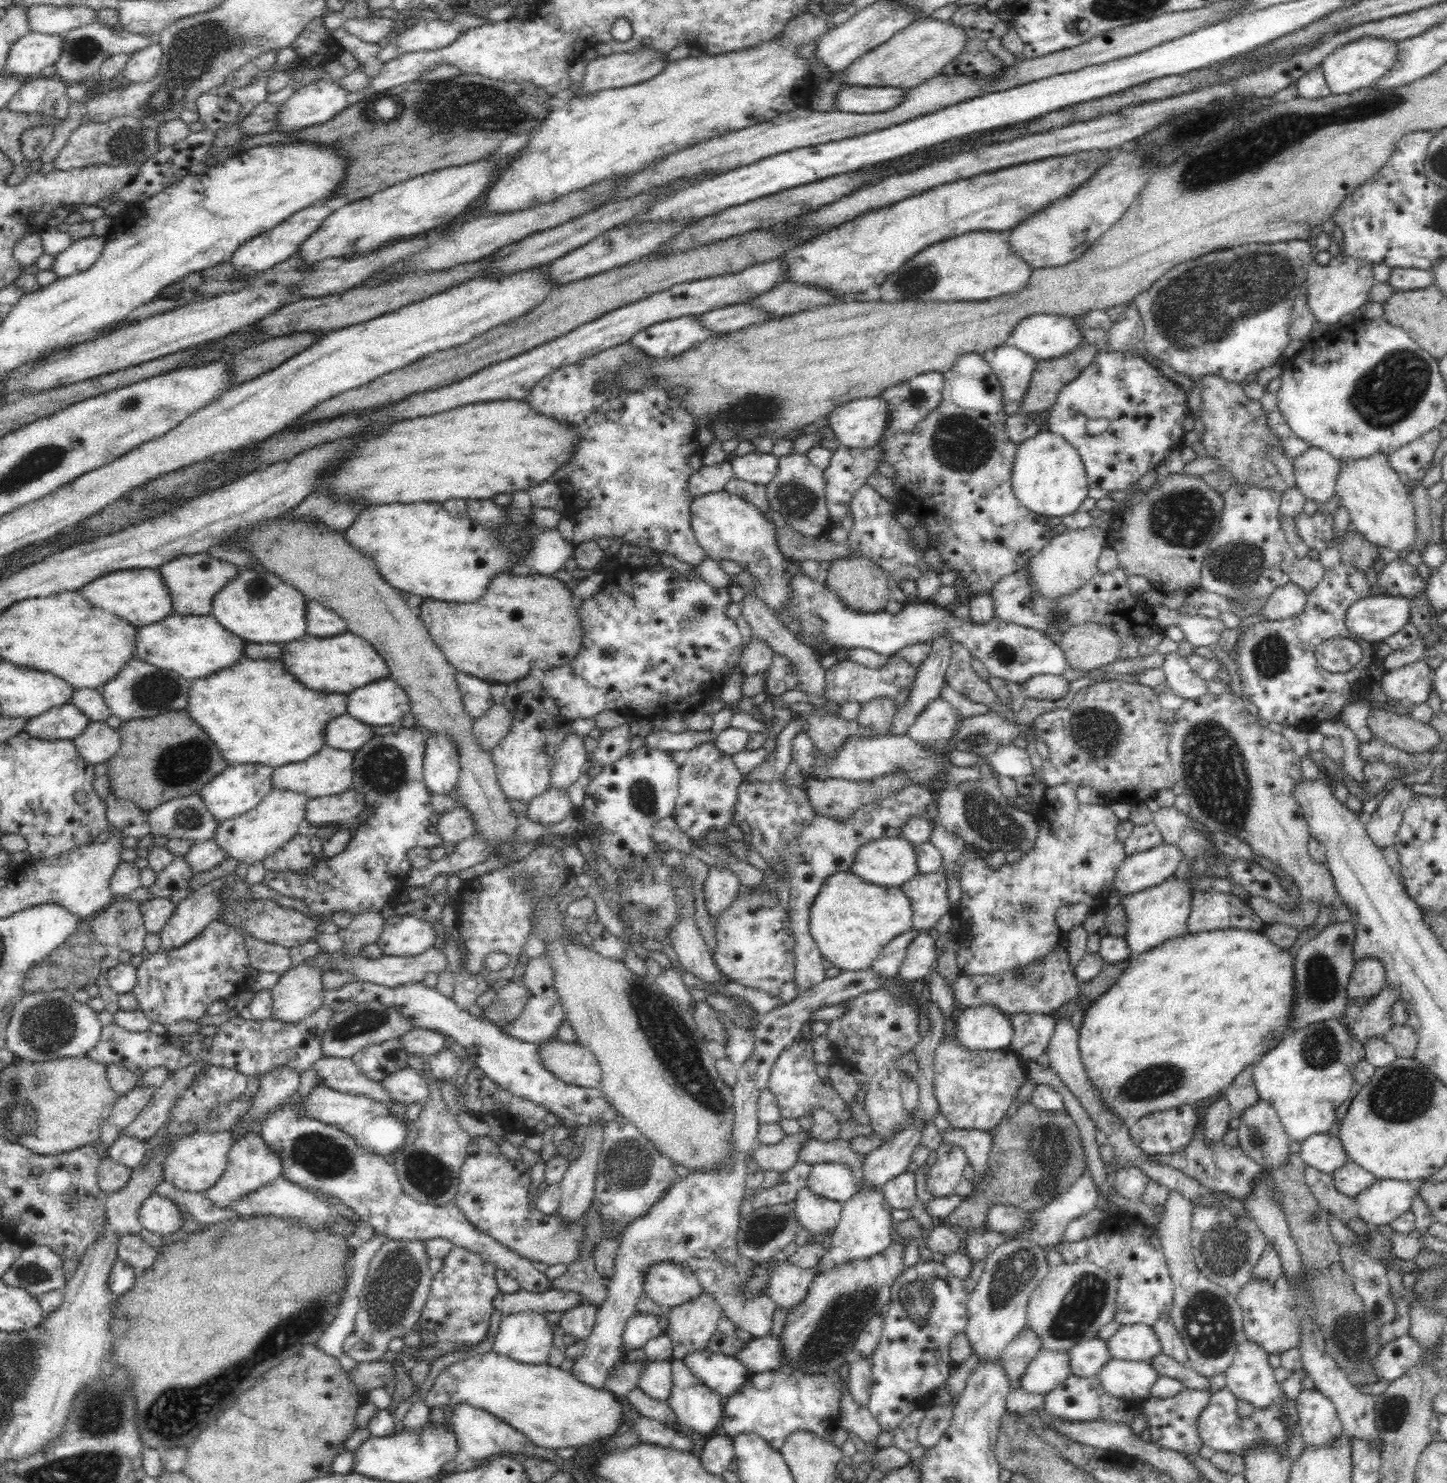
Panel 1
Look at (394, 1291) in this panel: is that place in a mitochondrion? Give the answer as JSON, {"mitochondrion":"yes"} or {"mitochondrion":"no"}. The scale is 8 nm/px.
{"mitochondrion":"yes"}

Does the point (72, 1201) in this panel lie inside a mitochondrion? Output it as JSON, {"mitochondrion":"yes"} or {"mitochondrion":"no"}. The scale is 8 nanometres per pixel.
{"mitochondrion":"yes"}

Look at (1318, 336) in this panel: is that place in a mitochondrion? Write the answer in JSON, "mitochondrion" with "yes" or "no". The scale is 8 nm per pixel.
{"mitochondrion":"no"}

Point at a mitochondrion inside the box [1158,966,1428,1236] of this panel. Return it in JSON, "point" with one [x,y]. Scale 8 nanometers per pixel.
{"point":[1321,1049]}

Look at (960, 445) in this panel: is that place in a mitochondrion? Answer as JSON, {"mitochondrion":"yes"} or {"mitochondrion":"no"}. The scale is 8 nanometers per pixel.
{"mitochondrion":"yes"}

